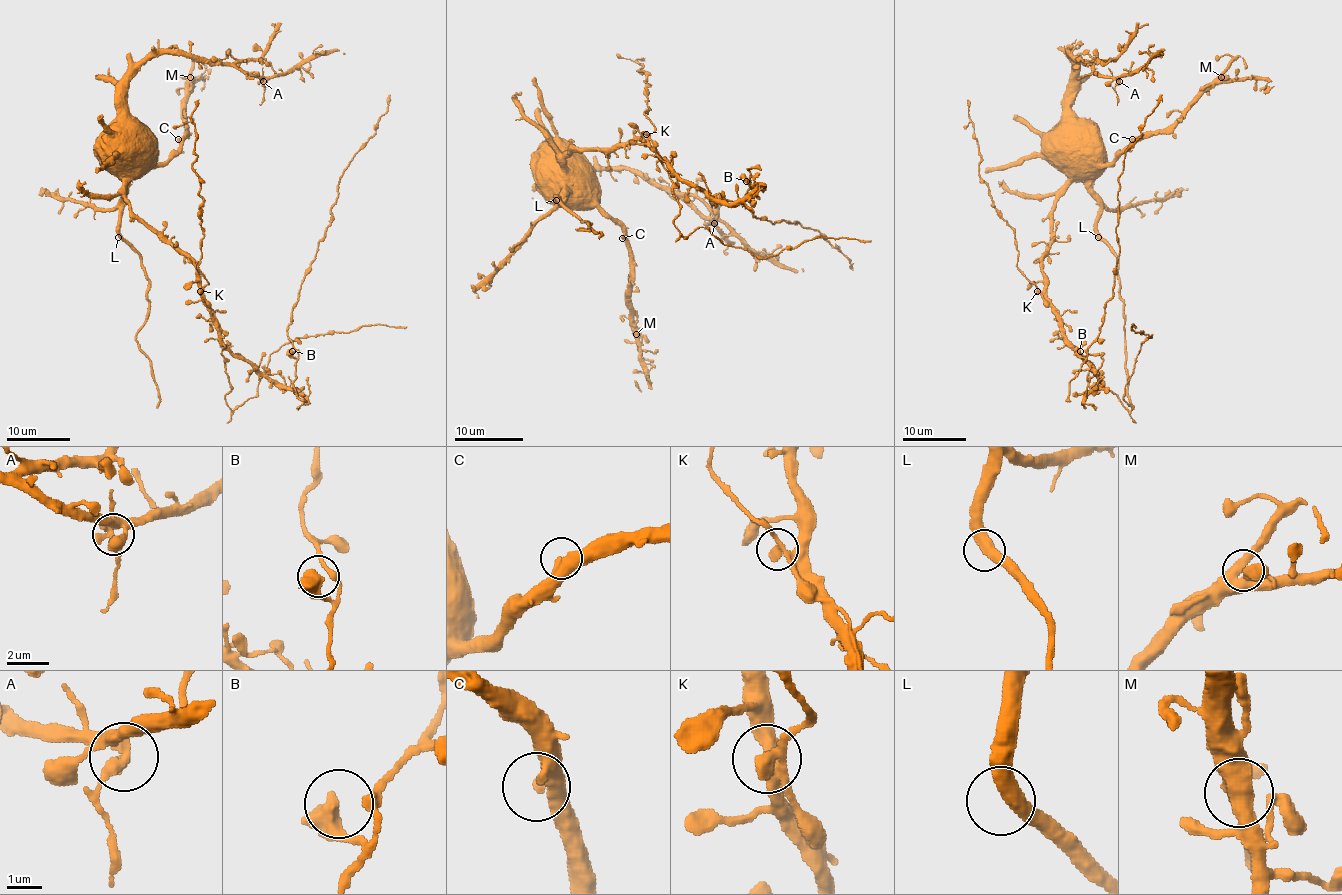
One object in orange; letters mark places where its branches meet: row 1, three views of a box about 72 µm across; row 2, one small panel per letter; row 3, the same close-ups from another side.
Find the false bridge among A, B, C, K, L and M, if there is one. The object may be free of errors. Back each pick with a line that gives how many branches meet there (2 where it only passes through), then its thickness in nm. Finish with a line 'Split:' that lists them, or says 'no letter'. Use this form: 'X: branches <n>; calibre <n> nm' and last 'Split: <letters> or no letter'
A: branches 2; calibre 340 nm
Split: A

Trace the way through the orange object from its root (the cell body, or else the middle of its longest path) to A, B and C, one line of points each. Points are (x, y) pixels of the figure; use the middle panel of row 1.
A: (560, 163), (563, 170), (553, 174), (558, 170), (636, 170), (658, 184), (696, 196), (711, 213), (715, 224)
B: (560, 163), (641, 139), (725, 203), (741, 201), (760, 170), (746, 181)
C: (560, 163), (563, 170), (584, 176), (599, 191), (598, 205), (622, 229), (622, 238)

